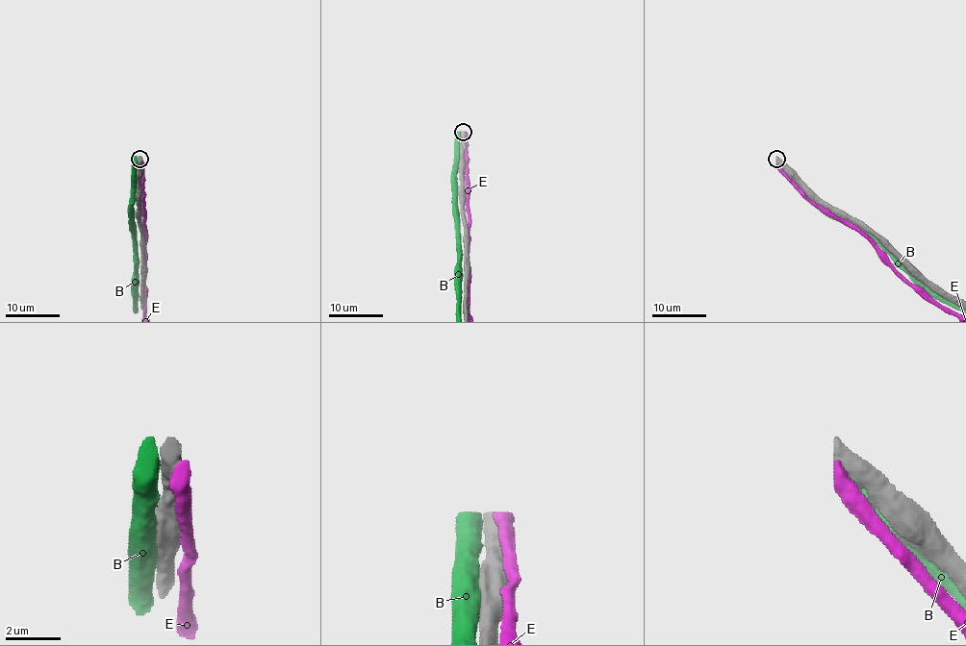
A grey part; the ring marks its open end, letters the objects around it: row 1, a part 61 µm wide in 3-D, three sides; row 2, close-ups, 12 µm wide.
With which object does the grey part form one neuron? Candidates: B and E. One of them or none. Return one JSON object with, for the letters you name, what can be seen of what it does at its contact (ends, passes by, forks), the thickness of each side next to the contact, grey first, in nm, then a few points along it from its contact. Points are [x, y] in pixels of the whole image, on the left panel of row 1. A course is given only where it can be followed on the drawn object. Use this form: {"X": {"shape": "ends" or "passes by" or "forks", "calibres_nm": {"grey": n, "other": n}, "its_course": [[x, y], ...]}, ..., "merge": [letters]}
{"merge": []}

